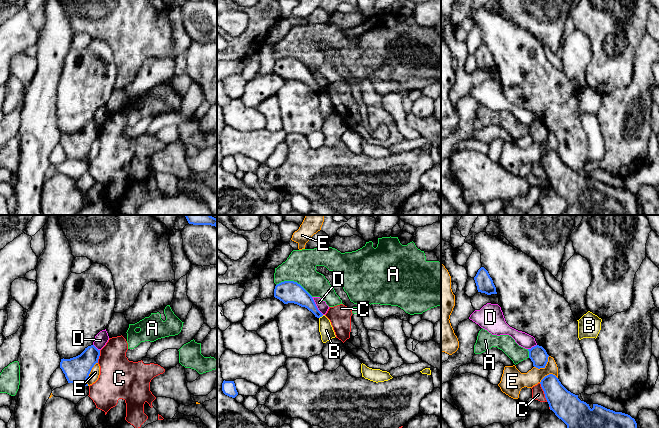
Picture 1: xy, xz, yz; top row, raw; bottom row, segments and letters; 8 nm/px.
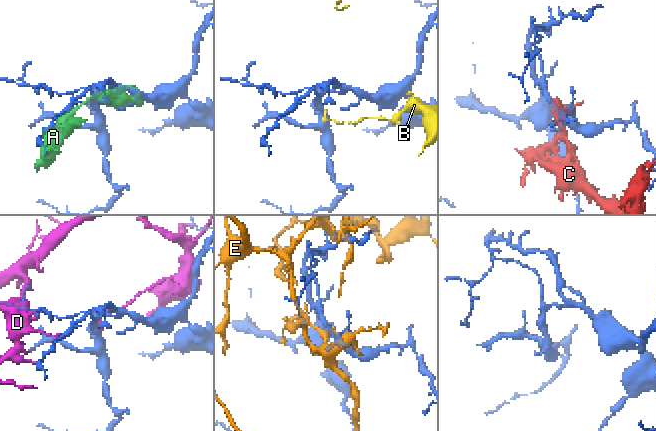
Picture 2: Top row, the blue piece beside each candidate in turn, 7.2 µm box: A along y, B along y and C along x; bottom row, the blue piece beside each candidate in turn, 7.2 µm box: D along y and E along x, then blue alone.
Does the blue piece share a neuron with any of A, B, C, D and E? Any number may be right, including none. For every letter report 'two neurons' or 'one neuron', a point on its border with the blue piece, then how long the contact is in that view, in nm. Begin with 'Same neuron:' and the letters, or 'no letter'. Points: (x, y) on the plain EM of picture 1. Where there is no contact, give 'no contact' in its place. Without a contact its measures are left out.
Same neuron: no letter
A: two neurons | xz (293, 57) | 320 nm
B: two neurons | xz (321, 92) | 50 nm
C: two neurons | yz (544, 168) | 170 nm
D: two neurons | xz (316, 82) | 170 nm
E: two neurons | xy (89, 149) | 200 nm

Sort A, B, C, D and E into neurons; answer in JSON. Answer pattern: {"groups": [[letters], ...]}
{"groups": [["A"], ["B"], ["C"], ["D"], ["E"]]}

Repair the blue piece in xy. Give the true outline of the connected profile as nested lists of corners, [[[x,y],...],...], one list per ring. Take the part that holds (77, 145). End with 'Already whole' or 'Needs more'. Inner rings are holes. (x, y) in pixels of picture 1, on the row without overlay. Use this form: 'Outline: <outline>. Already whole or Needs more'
Outline: [[[91,121],[76,133],[61,135],[60,144],[68,159],[88,162],[87,155],[94,141],[98,139],[99,132],[100,126]]]. Already whole

